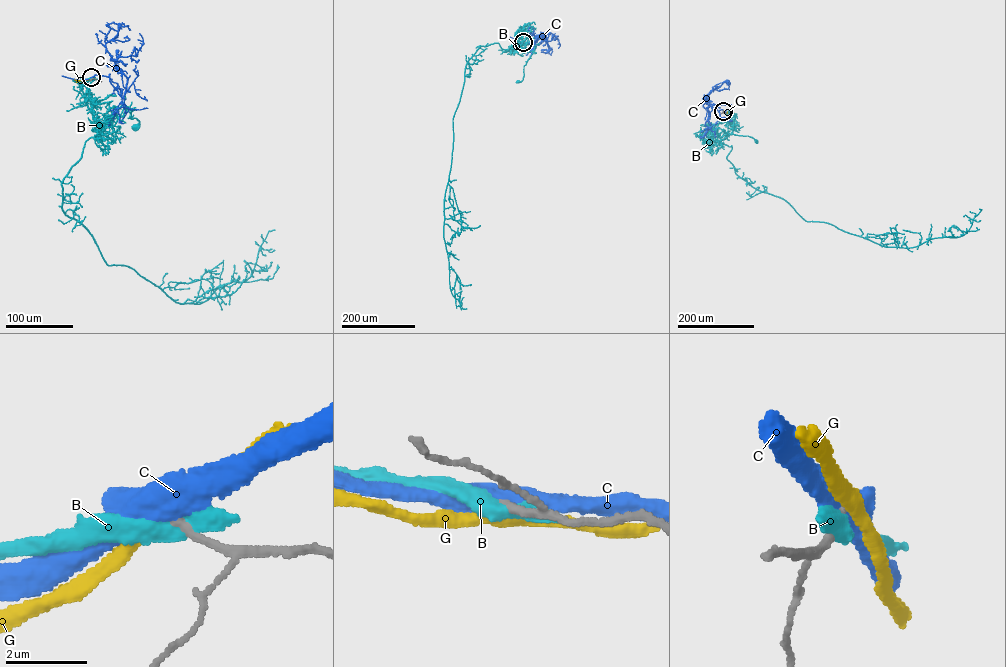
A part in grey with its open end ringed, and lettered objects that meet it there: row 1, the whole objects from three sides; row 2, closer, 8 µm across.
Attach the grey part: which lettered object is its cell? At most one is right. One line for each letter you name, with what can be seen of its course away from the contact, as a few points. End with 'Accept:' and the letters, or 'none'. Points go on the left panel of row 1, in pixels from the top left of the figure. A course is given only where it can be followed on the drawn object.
Accept: none

